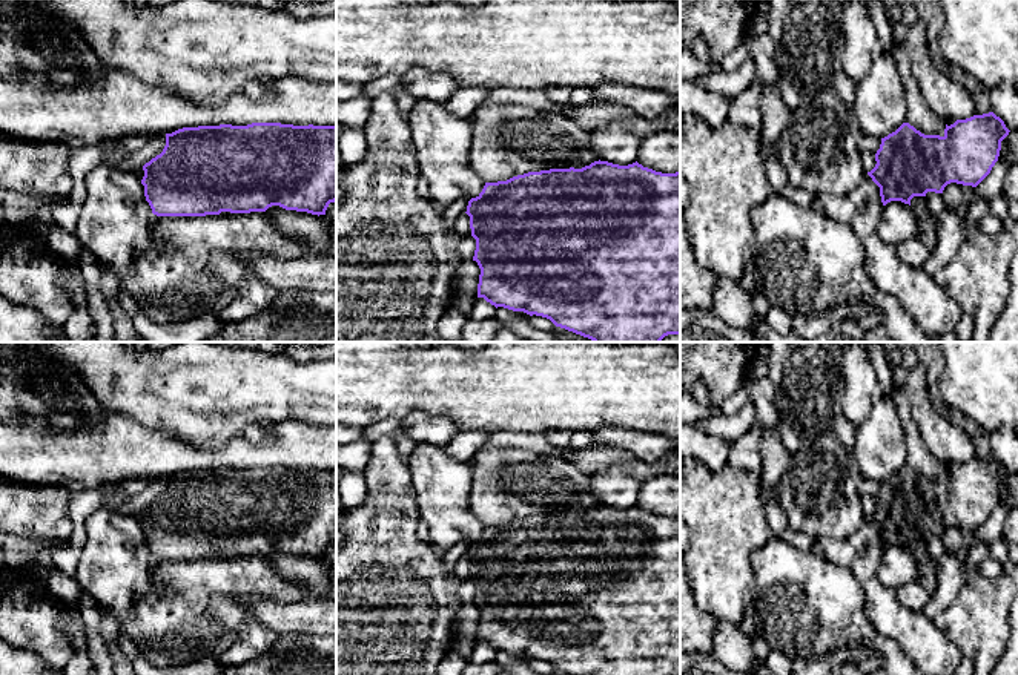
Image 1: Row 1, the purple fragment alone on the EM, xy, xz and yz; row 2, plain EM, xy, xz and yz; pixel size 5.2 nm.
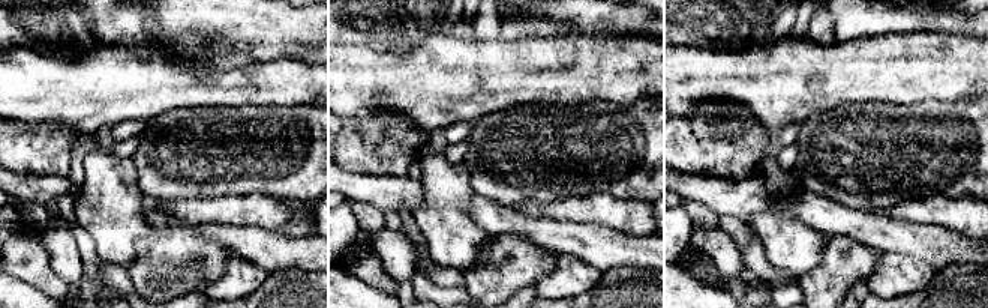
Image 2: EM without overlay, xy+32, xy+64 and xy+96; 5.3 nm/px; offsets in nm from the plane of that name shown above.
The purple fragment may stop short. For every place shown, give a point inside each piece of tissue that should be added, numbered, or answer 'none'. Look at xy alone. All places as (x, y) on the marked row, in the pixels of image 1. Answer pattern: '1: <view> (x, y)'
none

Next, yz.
none

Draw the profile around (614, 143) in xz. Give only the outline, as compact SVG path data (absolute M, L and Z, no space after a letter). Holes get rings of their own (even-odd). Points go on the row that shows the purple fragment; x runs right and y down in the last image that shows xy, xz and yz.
M613 121L591 132L590 143L600 161L628 166L637 161L642 138L631 132L623 121Z

